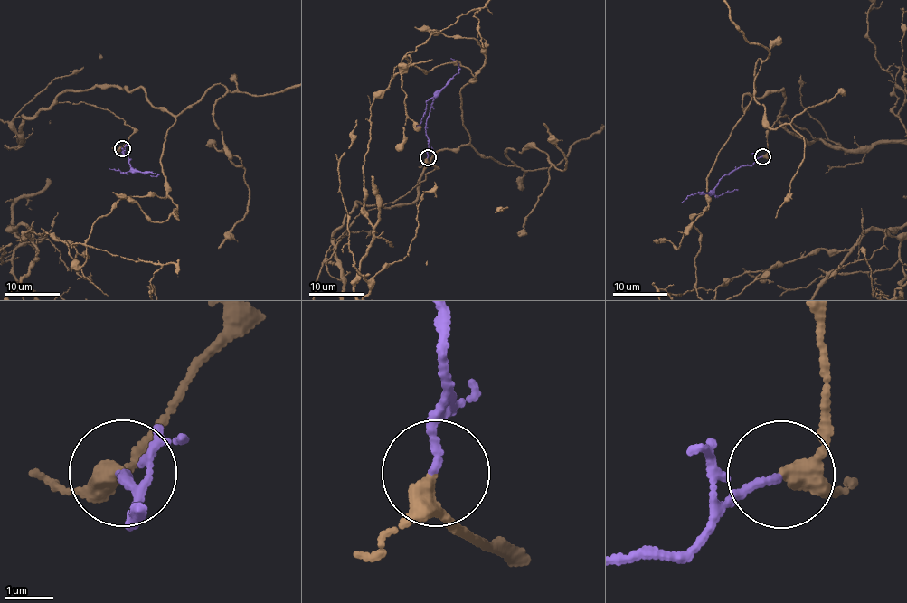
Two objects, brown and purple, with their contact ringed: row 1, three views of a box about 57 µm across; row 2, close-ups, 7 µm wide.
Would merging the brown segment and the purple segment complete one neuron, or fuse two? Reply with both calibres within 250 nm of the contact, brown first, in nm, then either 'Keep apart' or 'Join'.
Thickness 320 nm (brown) against 150 nm. Join

